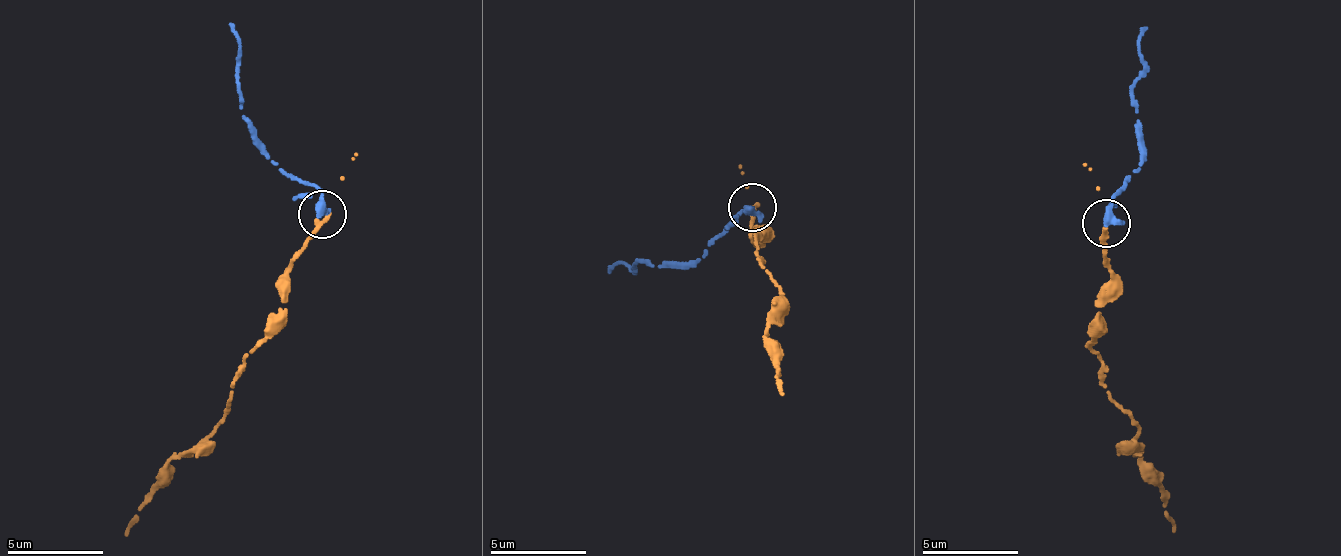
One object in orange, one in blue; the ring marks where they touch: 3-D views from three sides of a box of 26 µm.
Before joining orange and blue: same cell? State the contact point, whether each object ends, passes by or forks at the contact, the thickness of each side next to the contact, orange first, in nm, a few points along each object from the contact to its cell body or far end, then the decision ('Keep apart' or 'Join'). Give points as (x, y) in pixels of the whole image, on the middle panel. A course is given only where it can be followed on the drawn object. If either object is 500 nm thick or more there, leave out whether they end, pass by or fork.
Place: (752, 207). At the ring orange ends. At the ring blue passes by. Thickness 320 nm (orange) against 320 nm. Course of orange: (754, 204), (751, 229), (765, 236), (756, 238), (756, 253), (786, 303), (766, 337), (779, 359), (781, 393). Course of blue: (754, 209), (743, 211), (691, 262), (642, 263), (633, 270), (622, 263), (611, 272). Keep apart

